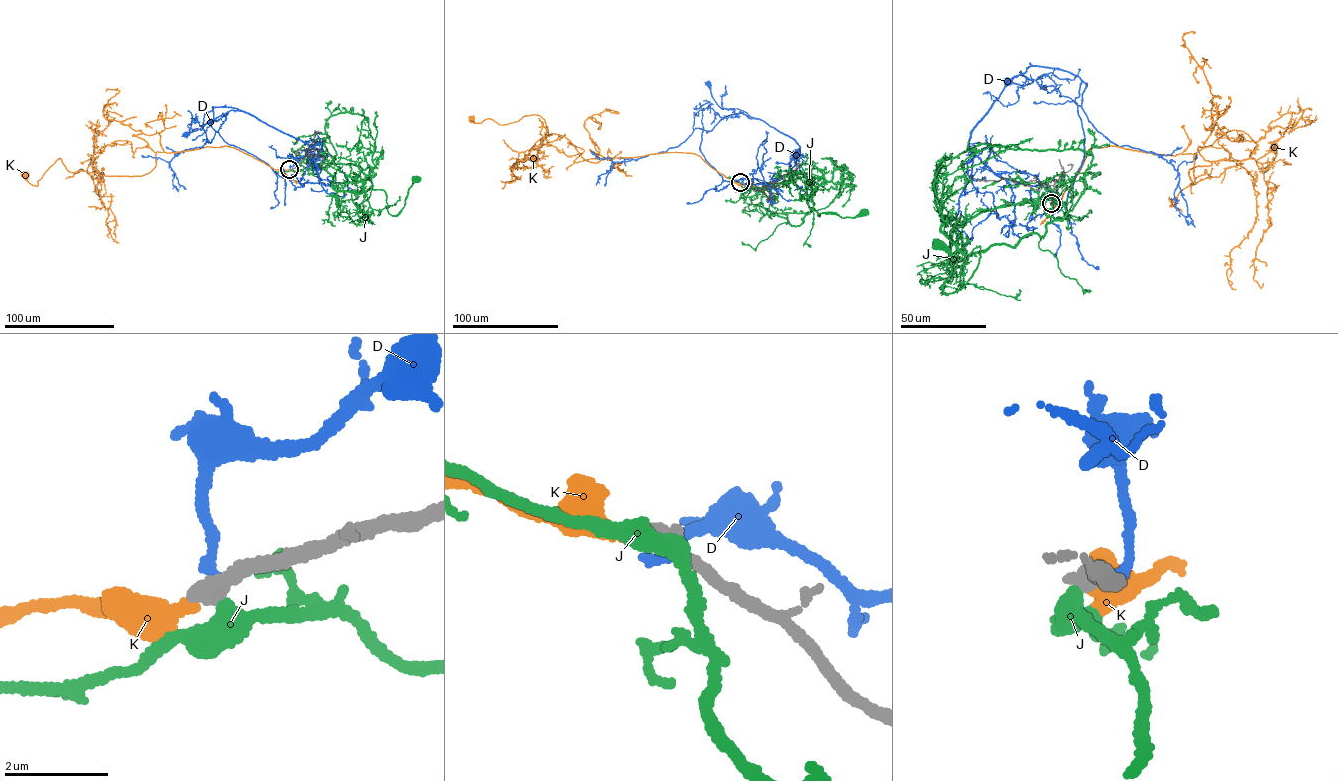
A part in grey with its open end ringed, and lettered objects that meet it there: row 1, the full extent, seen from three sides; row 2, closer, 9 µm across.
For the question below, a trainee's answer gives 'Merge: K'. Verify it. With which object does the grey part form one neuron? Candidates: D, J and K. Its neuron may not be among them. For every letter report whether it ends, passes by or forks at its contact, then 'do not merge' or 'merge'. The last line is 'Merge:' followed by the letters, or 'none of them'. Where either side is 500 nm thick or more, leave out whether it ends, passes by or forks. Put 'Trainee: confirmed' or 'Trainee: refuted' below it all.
D: it ends | do not merge
J: it passes by | do not merge
K: it ends | merge
Merge: K
Trainee: confirmed

